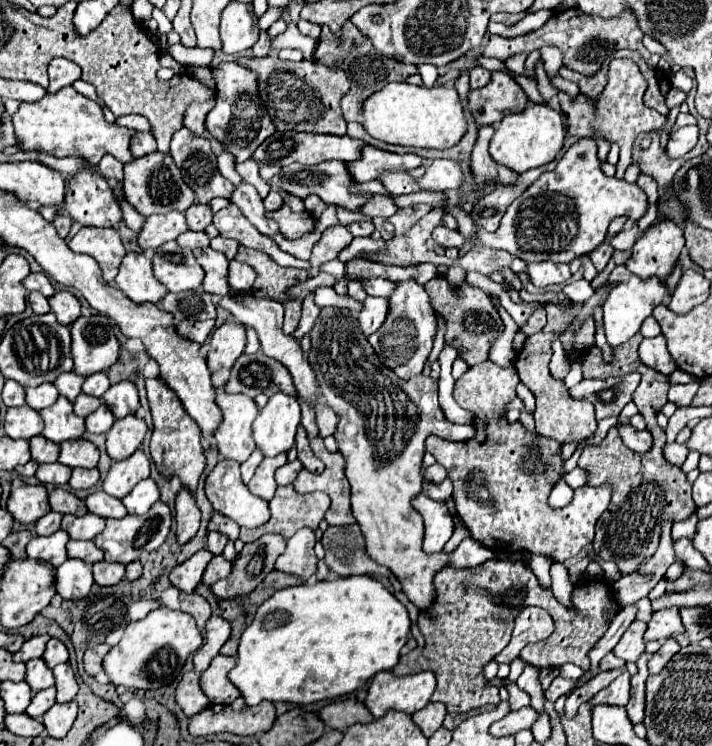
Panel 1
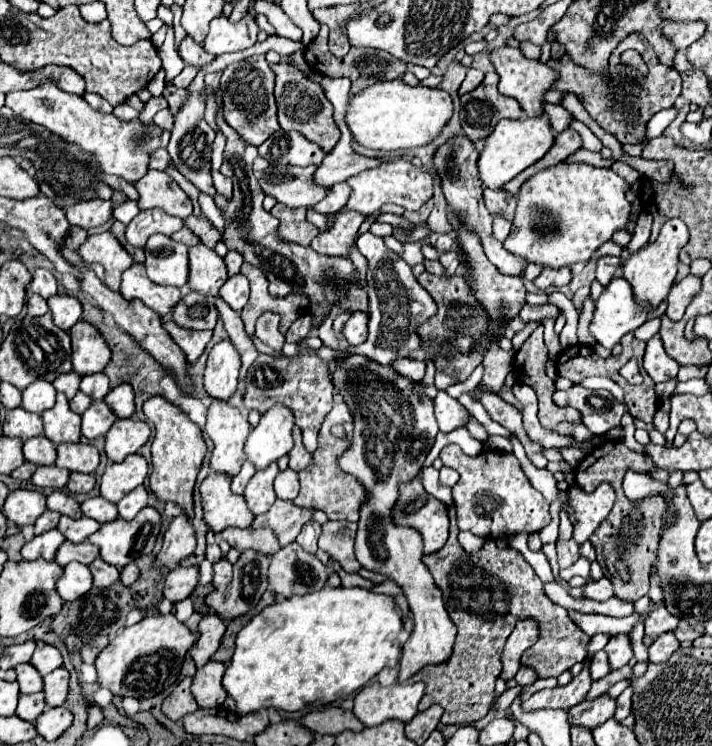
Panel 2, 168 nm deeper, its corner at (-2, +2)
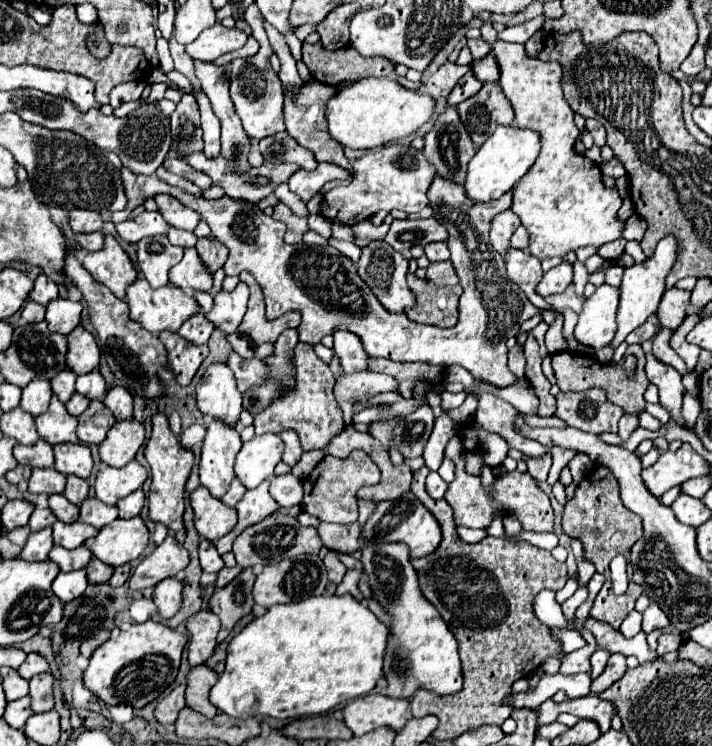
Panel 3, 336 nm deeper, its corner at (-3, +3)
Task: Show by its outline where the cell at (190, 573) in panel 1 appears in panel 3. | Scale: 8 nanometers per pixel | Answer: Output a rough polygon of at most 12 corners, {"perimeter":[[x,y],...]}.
{"perimeter":[[163,579],[153,601],[163,617],[183,605],[183,581]]}

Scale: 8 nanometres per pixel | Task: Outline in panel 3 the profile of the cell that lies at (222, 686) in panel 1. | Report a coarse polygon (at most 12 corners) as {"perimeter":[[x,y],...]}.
{"perimeter":[[207,665],[193,667],[187,679],[187,705],[209,719],[217,707],[209,691],[219,675]]}

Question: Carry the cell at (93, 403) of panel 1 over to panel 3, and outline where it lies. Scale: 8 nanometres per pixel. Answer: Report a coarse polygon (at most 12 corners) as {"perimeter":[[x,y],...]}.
{"perimeter":[[79,393],[67,401],[67,411],[79,417],[87,407],[89,399]]}

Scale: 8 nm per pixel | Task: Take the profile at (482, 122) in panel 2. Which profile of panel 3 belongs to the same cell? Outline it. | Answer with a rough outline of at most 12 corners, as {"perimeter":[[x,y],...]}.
{"perimeter":[[497,83],[457,105],[475,147],[487,129],[511,125],[513,107]]}

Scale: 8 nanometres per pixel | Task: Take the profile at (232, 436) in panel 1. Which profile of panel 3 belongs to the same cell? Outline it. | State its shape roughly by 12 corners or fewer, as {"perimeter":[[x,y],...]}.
{"perimeter":[[207,425],[199,479],[223,497],[243,441],[235,425]]}

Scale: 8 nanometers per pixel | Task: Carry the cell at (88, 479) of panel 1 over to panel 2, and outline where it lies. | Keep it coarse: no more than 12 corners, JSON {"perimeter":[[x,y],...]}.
{"perimeter":[[72,472],[66,488],[88,494],[96,480],[92,474]]}

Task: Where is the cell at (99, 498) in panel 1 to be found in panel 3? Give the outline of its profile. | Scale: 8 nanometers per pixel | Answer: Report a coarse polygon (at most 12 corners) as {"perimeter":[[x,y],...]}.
{"perimeter":[[97,497],[85,499],[81,521],[105,527],[115,521],[117,507],[101,503]]}

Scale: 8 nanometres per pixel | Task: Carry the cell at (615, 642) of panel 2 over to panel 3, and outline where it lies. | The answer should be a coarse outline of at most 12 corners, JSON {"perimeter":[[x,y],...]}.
{"perimeter":[[613,653],[605,671],[591,683],[593,693],[621,679],[627,671],[625,655]]}

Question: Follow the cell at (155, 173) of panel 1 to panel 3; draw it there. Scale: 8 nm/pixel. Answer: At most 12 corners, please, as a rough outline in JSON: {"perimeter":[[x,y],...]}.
{"perimeter":[[155,195],[165,221],[177,229],[193,231],[197,211],[173,195]]}

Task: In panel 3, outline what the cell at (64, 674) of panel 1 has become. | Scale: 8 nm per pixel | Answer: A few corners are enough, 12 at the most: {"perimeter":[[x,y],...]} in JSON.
{"perimeter":[[51,671],[29,681],[33,713],[55,705]]}

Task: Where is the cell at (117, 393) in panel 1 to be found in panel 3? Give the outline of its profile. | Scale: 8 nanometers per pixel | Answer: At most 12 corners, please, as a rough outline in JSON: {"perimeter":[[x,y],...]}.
{"perimeter":[[113,387],[103,401],[115,419],[133,417],[133,397]]}

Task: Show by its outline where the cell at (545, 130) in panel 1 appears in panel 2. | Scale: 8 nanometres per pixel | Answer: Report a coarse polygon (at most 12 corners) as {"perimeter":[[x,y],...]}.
{"perimeter":[[548,114],[500,120],[478,158],[502,188],[554,144]]}

